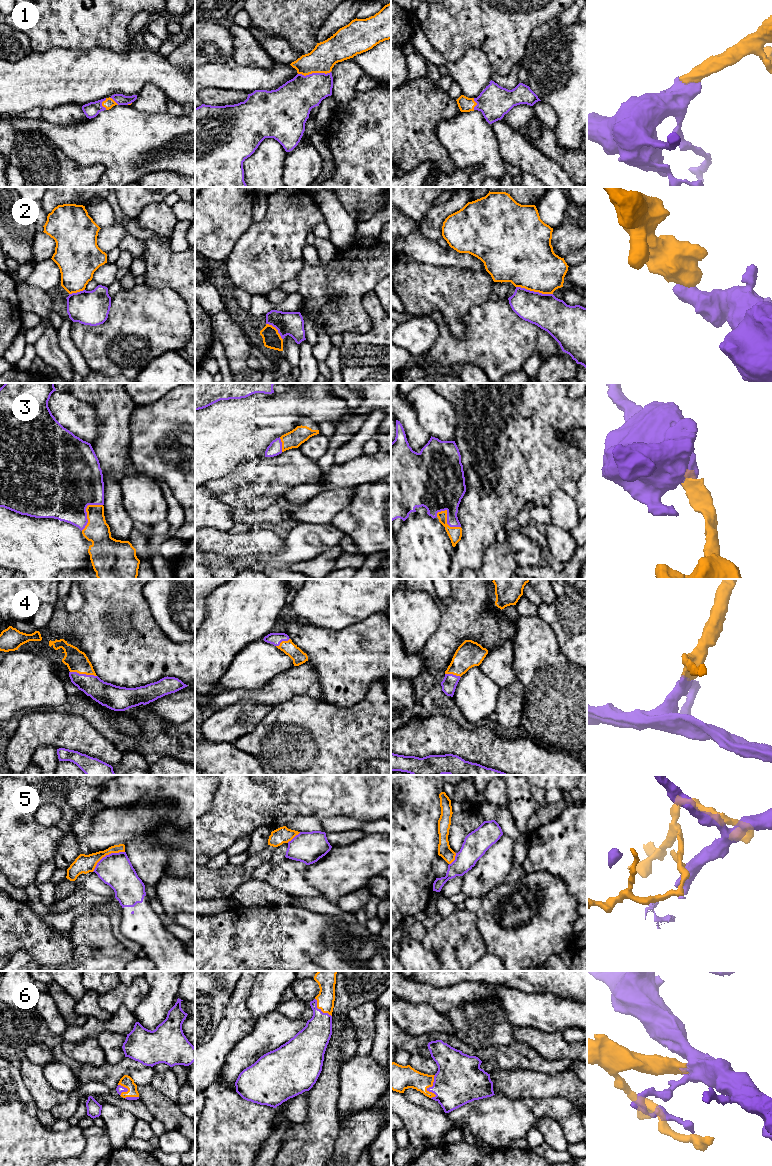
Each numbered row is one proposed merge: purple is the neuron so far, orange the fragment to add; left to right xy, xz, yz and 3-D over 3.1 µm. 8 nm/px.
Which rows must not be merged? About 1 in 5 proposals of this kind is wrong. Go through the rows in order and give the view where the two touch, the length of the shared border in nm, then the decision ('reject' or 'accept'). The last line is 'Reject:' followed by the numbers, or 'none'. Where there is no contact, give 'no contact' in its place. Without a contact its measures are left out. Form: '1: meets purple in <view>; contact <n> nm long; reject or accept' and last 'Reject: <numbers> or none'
1: meets purple in xz; contact 260 nm long; accept
2: meets purple in yz; contact 300 nm long; reject
3: meets purple in xy; contact 280 nm long; accept
4: meets purple in xy; contact 220 nm long; accept
5: meets purple in xy; contact 300 nm long; reject
6: meets purple in yz; contact 190 nm long; accept
Reject: 2, 5

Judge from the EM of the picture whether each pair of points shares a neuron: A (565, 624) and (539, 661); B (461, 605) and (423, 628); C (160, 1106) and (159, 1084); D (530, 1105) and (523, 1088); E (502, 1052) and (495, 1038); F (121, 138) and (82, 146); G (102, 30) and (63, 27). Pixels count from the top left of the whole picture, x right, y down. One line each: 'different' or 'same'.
A: different
B: different
C: different
D: different
E: different
F: same
G: same

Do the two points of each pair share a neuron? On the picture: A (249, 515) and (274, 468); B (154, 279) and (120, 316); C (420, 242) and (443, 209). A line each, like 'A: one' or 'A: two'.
A: two
B: two
C: two

